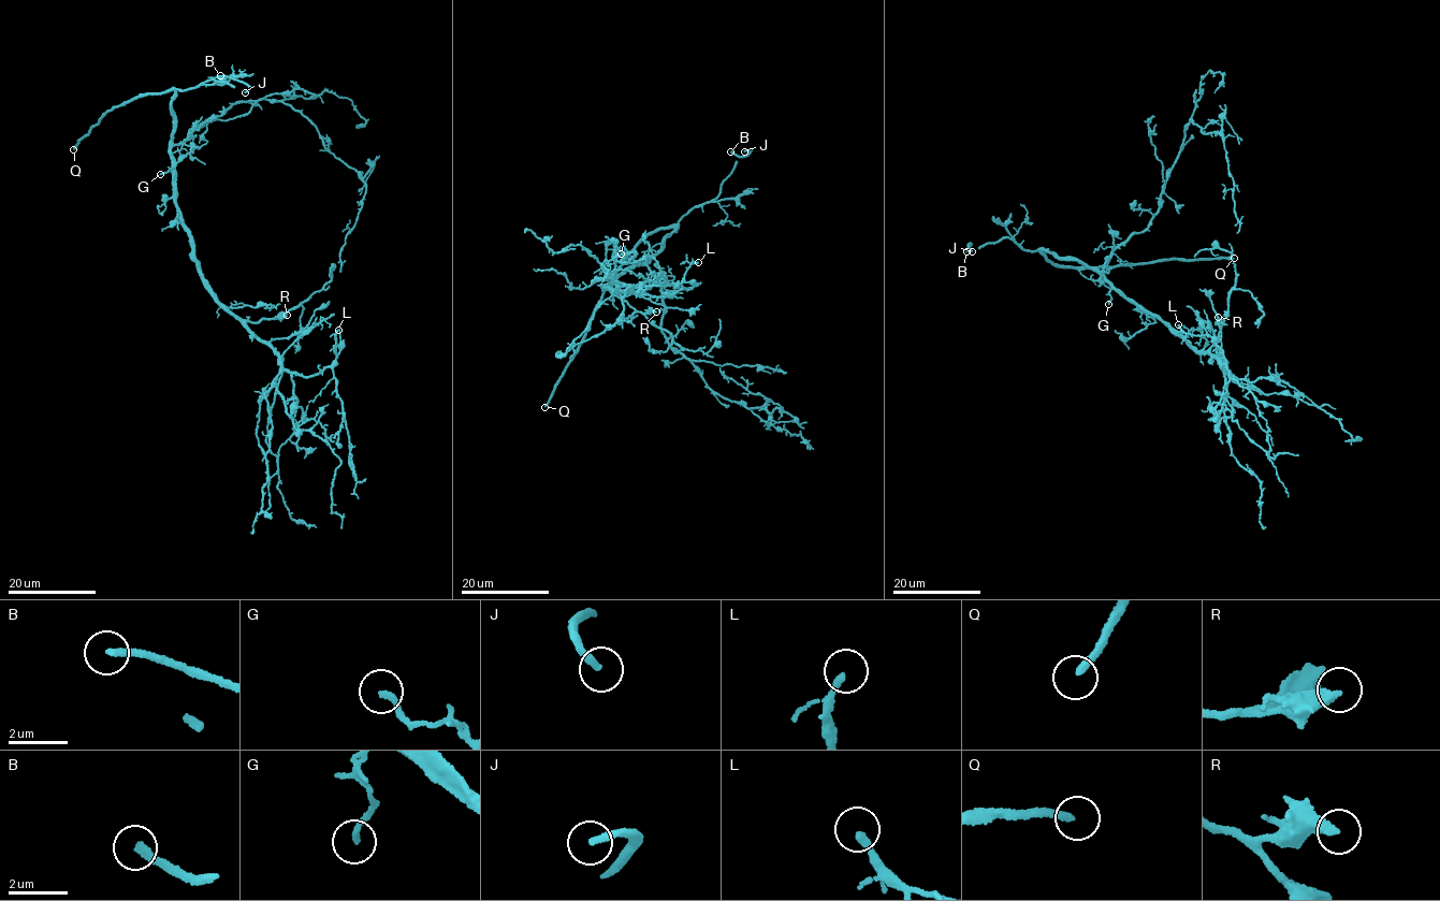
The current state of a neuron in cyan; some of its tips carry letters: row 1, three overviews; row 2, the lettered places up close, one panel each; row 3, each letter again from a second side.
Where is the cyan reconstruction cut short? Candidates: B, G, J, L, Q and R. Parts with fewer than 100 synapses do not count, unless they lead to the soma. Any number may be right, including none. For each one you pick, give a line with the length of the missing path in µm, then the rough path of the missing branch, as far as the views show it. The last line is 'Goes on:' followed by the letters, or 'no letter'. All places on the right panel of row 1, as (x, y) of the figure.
B: missing 15 µm; course (966, 251), (957, 281), (960, 294)
Q: missing 150 µm; course (1234, 258), (1292, 259), (1333, 216), (1320, 163), (1232, 72), (1200, 101), (1220, 107), (1218, 132)
Goes on: B, Q

